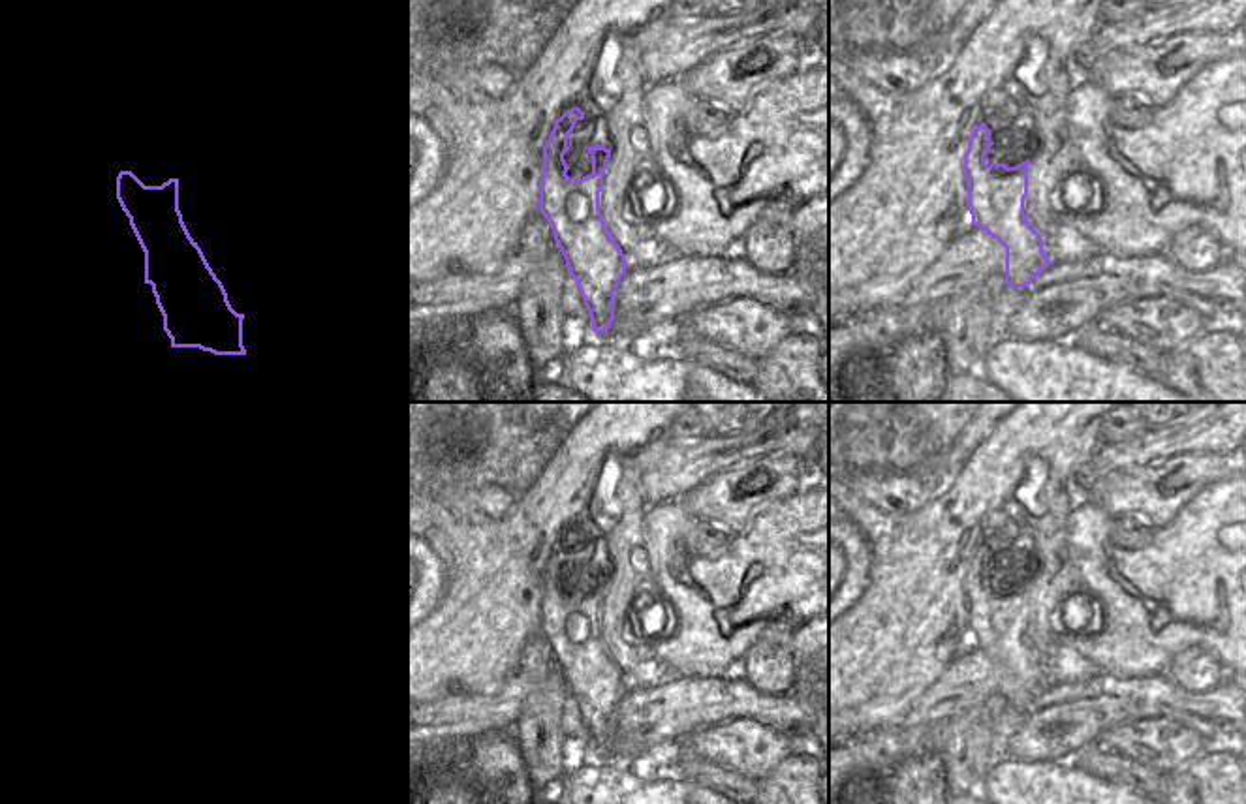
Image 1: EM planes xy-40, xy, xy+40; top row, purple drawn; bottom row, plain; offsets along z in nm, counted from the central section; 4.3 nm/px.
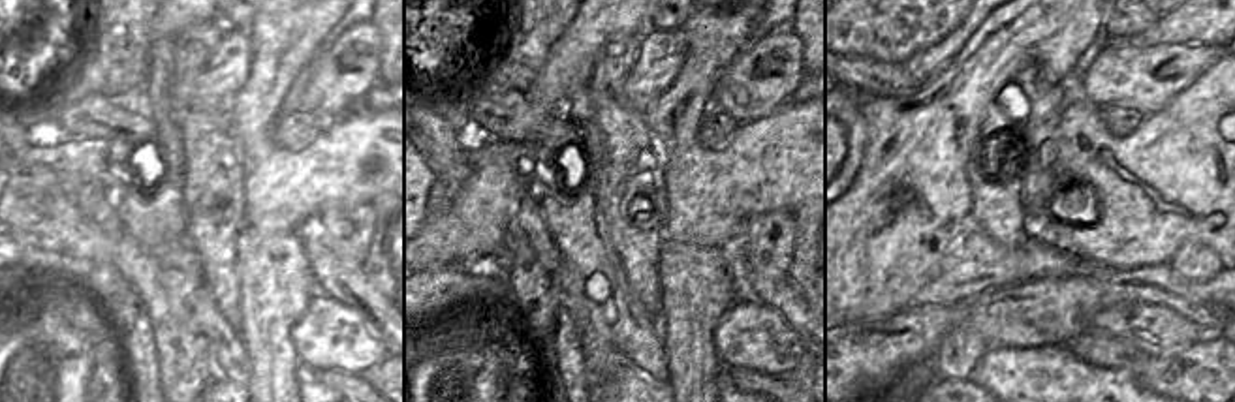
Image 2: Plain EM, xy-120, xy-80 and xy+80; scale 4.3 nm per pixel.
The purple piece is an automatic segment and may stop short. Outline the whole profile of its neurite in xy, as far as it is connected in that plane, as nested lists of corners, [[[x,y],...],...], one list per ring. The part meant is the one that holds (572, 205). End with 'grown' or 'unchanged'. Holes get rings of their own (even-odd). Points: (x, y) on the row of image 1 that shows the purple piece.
[[[583,88],[554,120],[543,147],[539,212],[547,218],[569,276],[584,301],[592,331],[605,332],[615,319],[615,289],[626,274],[626,255],[611,237],[600,210],[603,173],[611,158],[611,131],[588,88]],[[573,130],[588,135],[592,173],[569,178],[564,154]]] | grown

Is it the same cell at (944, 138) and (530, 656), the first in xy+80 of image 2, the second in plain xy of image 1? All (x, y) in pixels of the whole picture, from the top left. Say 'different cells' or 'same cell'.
different cells

